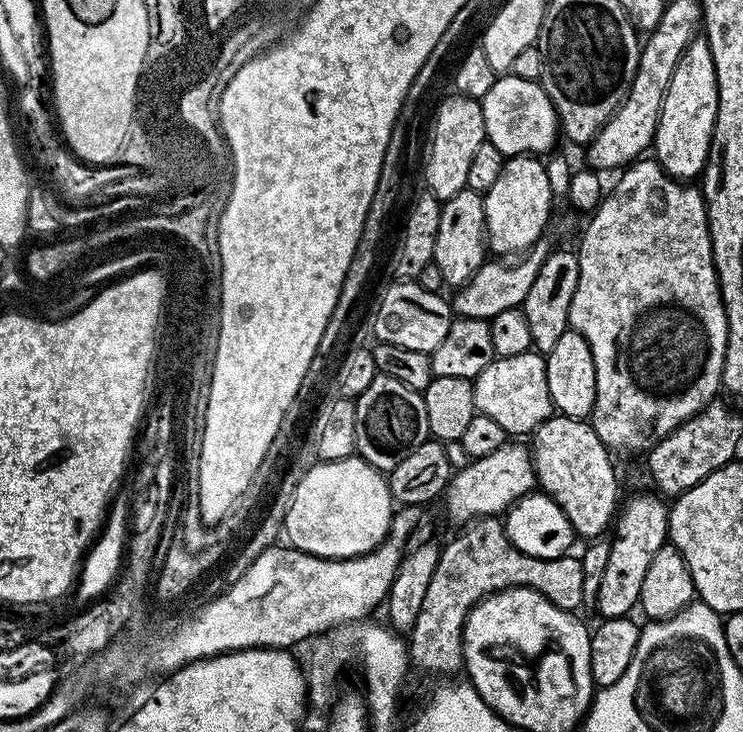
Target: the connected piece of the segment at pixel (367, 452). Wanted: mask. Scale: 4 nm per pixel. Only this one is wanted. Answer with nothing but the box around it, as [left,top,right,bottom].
[355,374,429,474]

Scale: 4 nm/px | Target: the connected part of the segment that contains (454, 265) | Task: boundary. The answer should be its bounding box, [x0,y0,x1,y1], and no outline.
[432,188,486,289]

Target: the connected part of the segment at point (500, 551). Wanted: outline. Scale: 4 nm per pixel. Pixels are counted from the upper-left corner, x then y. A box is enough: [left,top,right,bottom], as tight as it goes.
[410,516,584,672]

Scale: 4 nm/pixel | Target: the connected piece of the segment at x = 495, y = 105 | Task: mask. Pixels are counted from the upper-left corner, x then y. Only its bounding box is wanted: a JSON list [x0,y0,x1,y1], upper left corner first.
[484,74,558,156]

